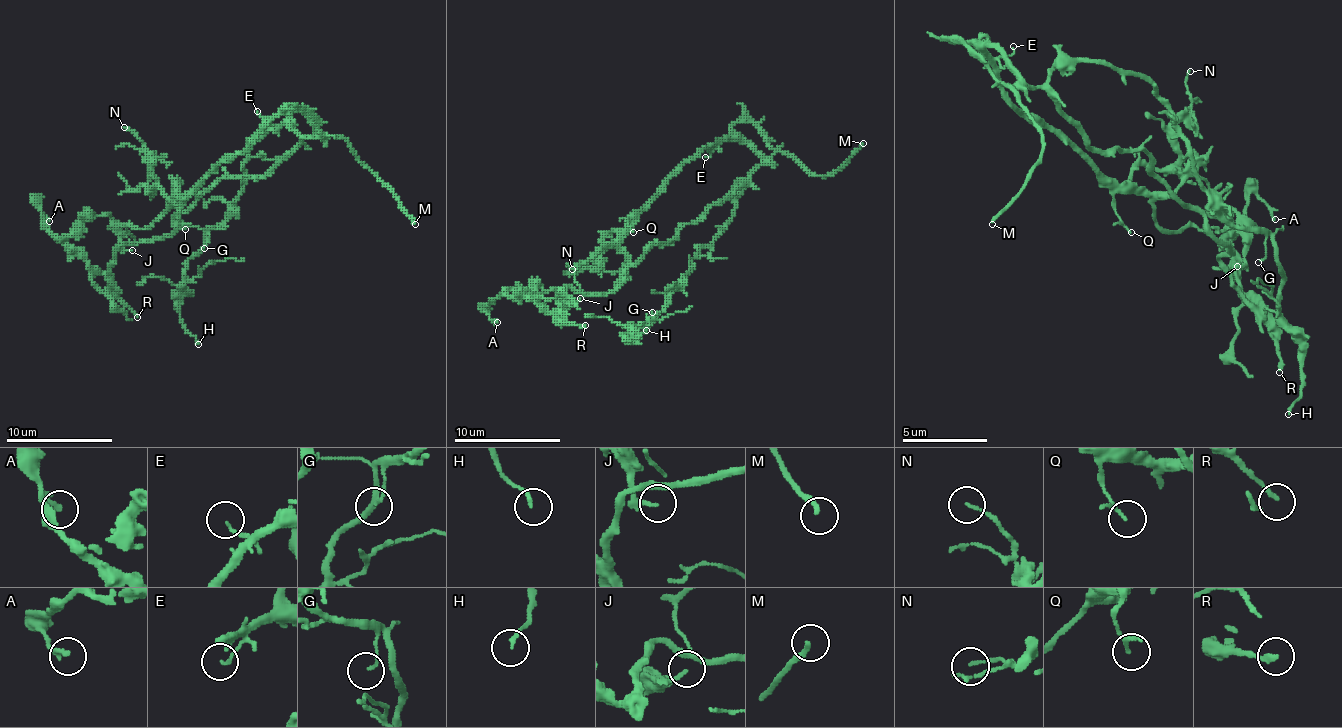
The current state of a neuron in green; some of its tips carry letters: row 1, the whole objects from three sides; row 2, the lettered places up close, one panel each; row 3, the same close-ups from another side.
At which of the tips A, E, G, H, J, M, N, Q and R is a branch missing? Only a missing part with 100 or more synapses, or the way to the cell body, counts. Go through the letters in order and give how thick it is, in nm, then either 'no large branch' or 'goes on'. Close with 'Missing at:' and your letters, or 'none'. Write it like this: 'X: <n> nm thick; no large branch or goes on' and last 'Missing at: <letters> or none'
A: 190 nm thick; no large branch
E: 110 nm thick; no large branch
G: 100 nm thick; no large branch
H: 140 nm thick; no large branch
J: 100 nm thick; no large branch
M: 220 nm thick; goes on
N: 100 nm thick; no large branch
Q: 100 nm thick; no large branch
R: 200 nm thick; no large branch
Missing at: M

